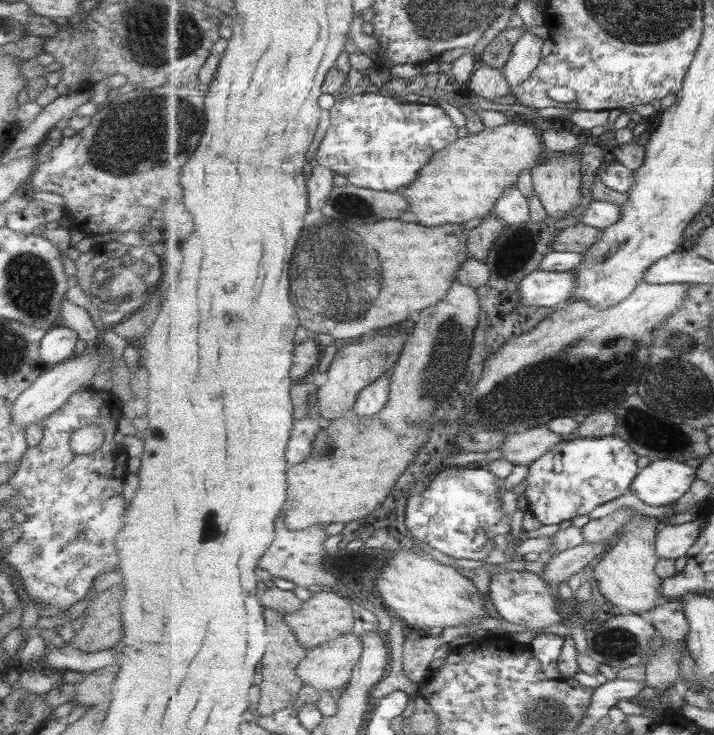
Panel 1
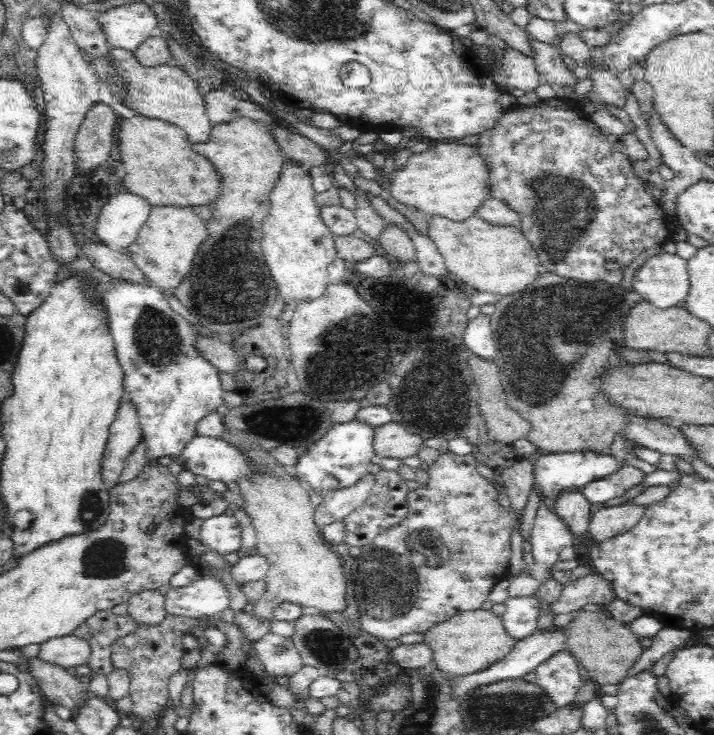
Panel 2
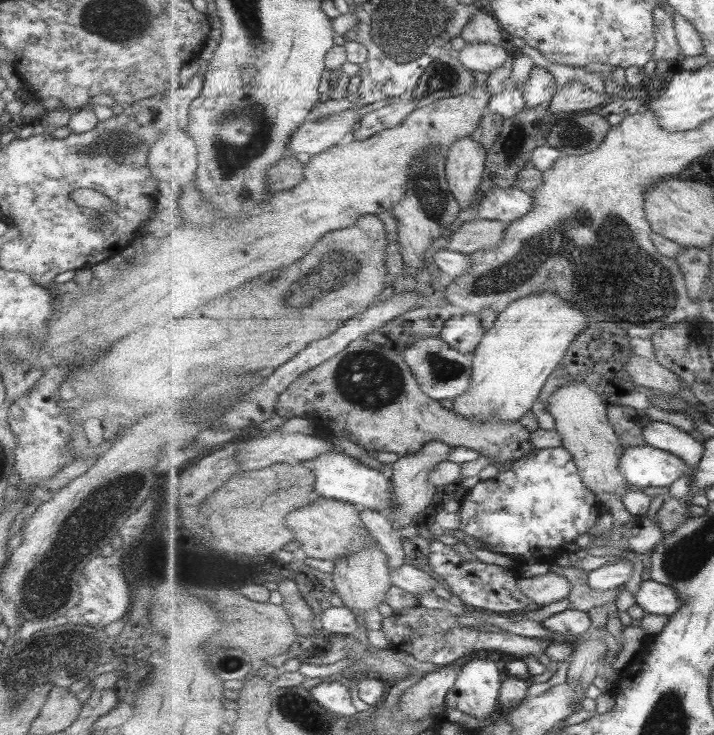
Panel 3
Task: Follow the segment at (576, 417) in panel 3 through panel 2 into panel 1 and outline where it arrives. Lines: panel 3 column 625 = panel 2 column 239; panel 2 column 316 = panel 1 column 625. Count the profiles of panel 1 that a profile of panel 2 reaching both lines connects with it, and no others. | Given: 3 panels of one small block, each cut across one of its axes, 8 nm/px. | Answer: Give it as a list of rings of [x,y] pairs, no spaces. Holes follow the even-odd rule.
[[[634,512],[634,518],[614,537],[614,544],[595,566],[593,576],[602,594],[614,605],[621,606],[635,615],[645,615],[663,603],[659,589],[663,578],[656,572],[660,558],[657,552],[657,519]]]

